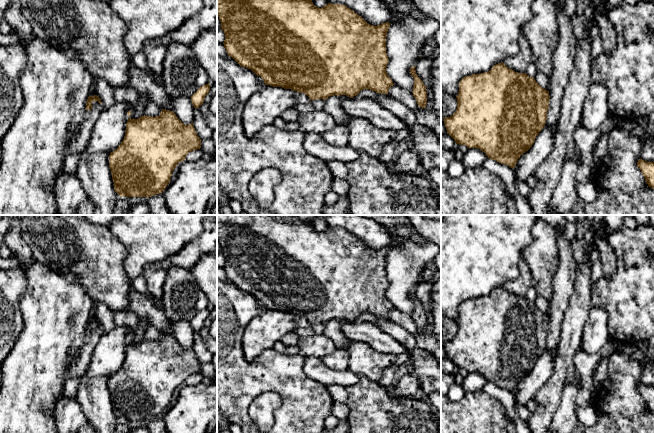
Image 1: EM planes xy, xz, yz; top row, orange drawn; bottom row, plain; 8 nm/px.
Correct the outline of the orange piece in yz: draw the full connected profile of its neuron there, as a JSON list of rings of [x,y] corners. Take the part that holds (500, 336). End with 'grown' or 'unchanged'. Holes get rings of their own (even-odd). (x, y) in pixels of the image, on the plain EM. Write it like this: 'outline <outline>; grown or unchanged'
outline [[[503,286],[494,289],[490,295],[465,300],[459,306],[457,333],[450,341],[442,341],[449,358],[457,368],[478,372],[486,380],[501,388],[514,392],[520,380],[528,375],[547,344],[549,315],[543,313],[533,301],[508,292]]]; unchanged

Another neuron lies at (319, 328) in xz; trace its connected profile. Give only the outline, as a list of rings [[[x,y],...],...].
[[[316,323],[316,324],[310,324],[306,328],[301,328],[297,335],[299,336],[299,338],[301,338],[314,335],[321,335],[324,334],[324,332],[325,332],[325,324]]]

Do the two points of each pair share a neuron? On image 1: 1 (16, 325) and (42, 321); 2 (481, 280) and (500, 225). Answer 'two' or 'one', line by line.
1: two
2: one

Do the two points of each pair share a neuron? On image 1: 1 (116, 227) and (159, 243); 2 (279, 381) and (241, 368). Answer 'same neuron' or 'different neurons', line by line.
1: same neuron
2: same neuron

